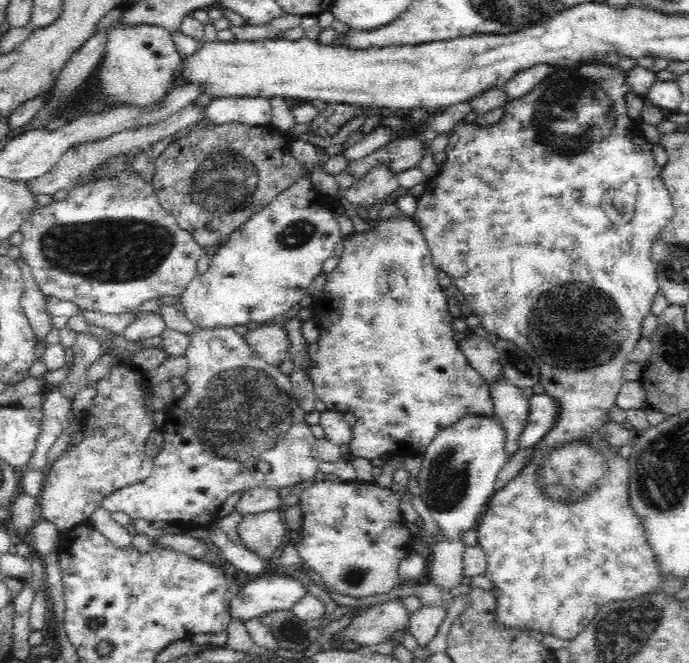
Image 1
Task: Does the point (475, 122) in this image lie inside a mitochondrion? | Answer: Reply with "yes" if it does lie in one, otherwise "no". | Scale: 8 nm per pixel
no

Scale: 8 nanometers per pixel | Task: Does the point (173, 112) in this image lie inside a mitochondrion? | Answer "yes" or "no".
no

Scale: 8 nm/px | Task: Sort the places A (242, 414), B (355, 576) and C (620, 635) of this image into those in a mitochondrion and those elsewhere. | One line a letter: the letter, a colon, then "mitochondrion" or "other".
A: mitochondrion
B: mitochondrion
C: mitochondrion

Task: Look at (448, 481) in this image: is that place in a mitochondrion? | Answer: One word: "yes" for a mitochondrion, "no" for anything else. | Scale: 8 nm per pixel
yes

